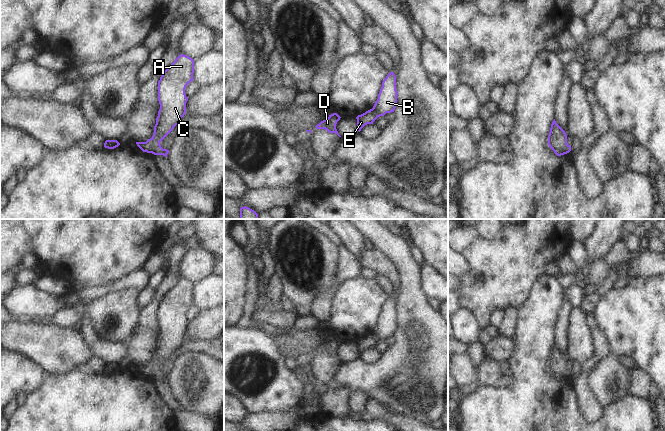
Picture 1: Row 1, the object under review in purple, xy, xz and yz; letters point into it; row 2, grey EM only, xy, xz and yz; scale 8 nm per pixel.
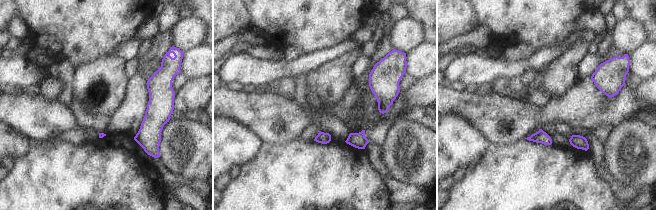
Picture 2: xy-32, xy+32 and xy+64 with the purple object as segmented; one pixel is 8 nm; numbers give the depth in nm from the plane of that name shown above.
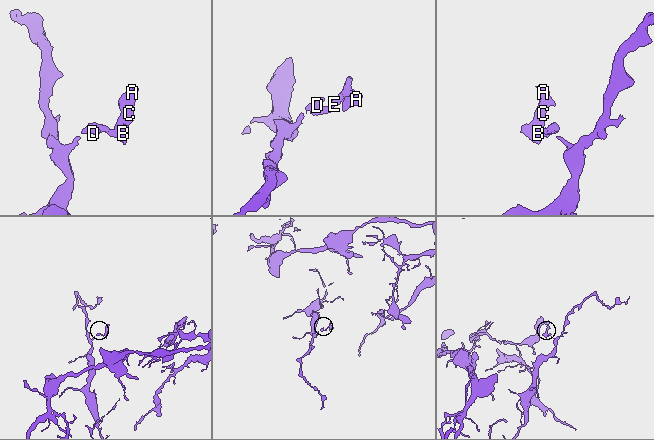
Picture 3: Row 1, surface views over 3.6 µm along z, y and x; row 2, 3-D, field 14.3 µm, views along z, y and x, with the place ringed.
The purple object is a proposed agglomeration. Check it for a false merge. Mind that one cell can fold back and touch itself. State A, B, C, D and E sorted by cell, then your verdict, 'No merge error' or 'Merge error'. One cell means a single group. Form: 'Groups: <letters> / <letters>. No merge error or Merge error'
Groups: A B C / D E. Merge error

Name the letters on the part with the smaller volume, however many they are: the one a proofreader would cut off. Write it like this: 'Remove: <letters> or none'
Remove: A, B, C

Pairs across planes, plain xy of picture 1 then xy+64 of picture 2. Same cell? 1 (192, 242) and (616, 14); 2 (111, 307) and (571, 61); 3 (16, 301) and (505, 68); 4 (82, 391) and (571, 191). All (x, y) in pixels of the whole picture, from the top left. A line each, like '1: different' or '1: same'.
1: same
2: same
3: same
4: same

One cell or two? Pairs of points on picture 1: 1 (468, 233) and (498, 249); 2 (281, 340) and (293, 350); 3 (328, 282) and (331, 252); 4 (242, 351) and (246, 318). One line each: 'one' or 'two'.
1: two
2: one
3: one
4: two

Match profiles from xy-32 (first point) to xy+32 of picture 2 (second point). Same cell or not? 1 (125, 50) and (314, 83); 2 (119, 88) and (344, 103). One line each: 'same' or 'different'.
1: different
2: different

